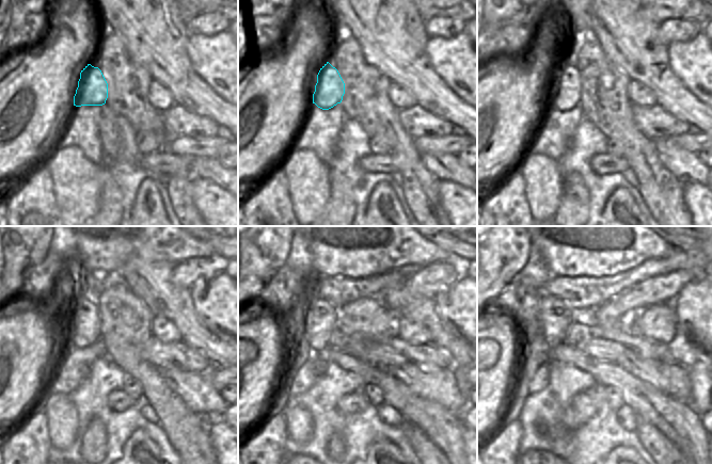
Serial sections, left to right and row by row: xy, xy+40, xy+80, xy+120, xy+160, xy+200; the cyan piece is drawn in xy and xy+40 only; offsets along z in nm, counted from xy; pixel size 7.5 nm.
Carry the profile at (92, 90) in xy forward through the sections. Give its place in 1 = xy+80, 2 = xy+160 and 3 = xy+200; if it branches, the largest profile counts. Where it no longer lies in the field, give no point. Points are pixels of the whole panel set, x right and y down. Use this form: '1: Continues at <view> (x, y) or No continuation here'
1: Continues at xy+80 (565, 86)
2: Continues at xy+160 (321, 316)
3: Continues at xy+200 (556, 316)

